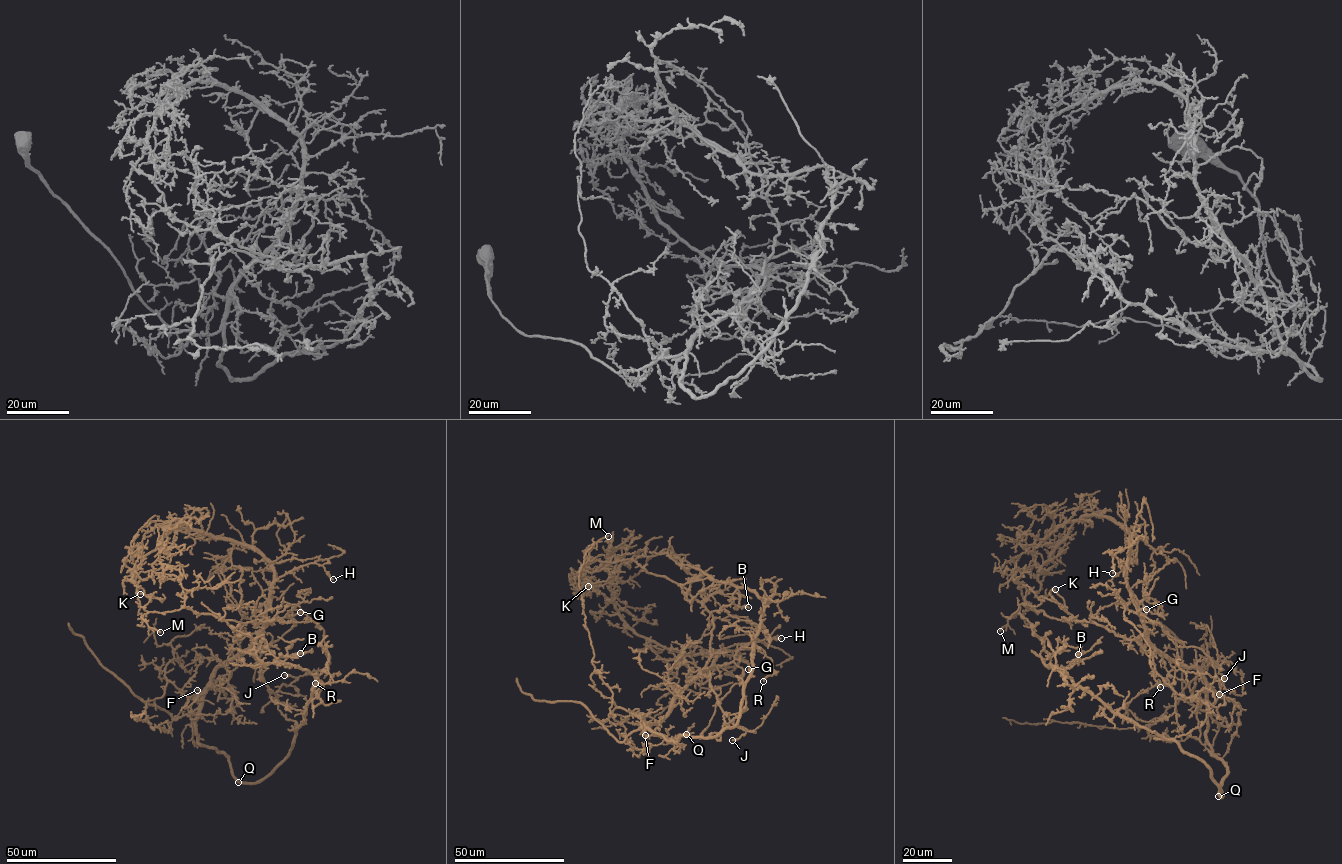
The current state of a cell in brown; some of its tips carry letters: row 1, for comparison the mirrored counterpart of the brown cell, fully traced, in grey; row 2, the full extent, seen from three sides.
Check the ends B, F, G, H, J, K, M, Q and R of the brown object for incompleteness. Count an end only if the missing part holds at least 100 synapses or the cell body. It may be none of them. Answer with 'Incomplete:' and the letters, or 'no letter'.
Incomplete: no letter

